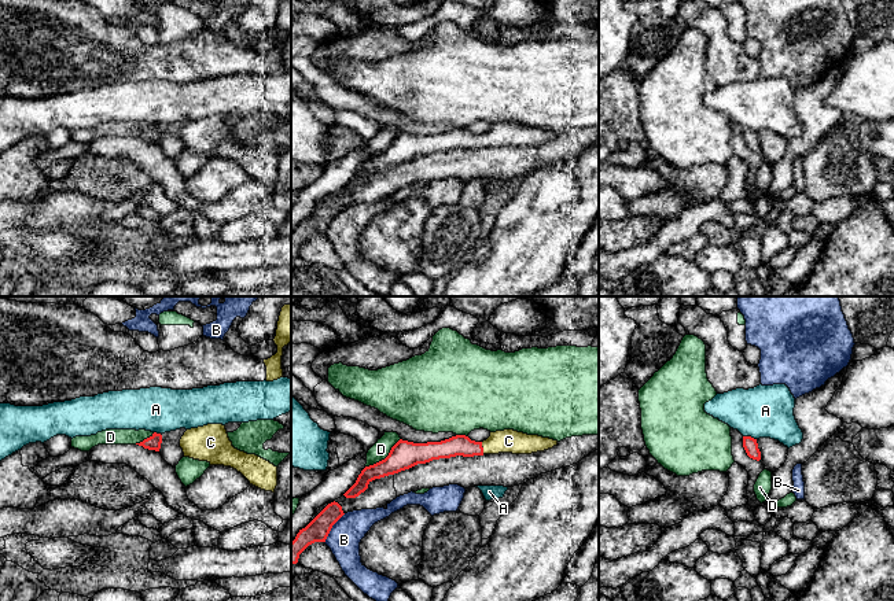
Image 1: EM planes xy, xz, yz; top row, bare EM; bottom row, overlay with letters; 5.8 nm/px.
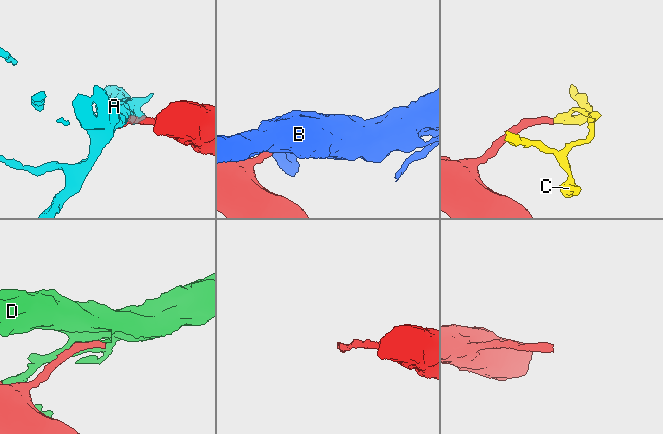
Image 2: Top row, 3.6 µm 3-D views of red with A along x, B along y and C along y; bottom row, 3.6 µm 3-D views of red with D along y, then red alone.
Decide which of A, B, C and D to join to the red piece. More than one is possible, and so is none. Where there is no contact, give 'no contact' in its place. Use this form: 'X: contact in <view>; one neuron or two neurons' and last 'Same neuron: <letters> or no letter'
A: contact in yz; two neurons
B: contact in xz; two neurons
C: contact in xz; one neuron
D: contact in xz; two neurons
Same neuron: C

